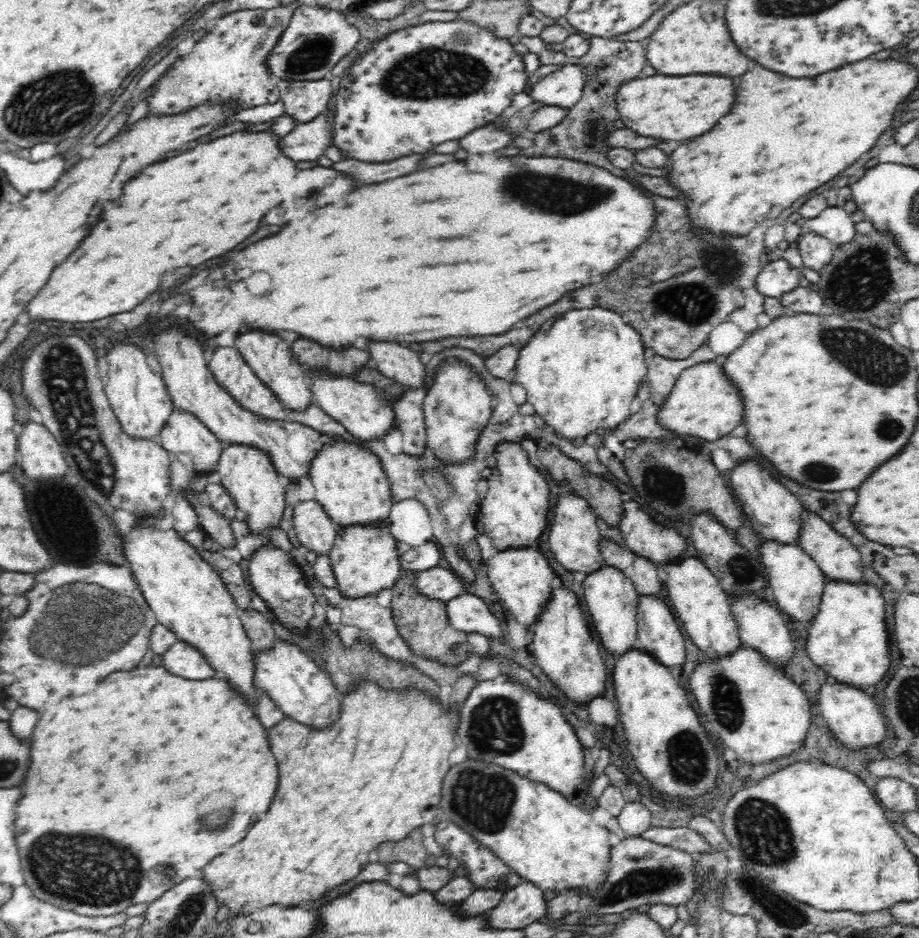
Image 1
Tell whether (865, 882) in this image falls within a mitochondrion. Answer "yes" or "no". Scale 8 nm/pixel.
no

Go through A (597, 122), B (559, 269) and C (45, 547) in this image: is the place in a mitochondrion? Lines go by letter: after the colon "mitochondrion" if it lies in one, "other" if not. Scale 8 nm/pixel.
A: mitochondrion
B: other
C: other

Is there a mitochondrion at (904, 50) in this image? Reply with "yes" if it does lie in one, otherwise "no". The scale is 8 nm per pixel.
no

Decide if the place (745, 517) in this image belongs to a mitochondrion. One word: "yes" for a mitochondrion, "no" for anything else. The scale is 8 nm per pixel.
no

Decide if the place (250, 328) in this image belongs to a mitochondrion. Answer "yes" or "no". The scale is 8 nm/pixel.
no

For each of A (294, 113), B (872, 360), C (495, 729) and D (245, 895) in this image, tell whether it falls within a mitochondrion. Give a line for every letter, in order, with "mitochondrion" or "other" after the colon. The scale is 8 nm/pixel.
A: other
B: mitochondrion
C: mitochondrion
D: other

